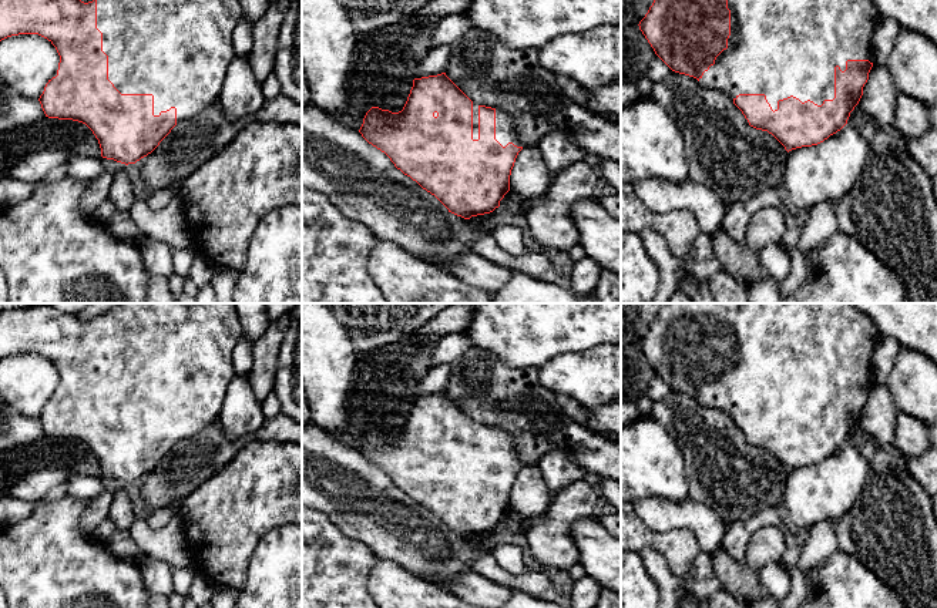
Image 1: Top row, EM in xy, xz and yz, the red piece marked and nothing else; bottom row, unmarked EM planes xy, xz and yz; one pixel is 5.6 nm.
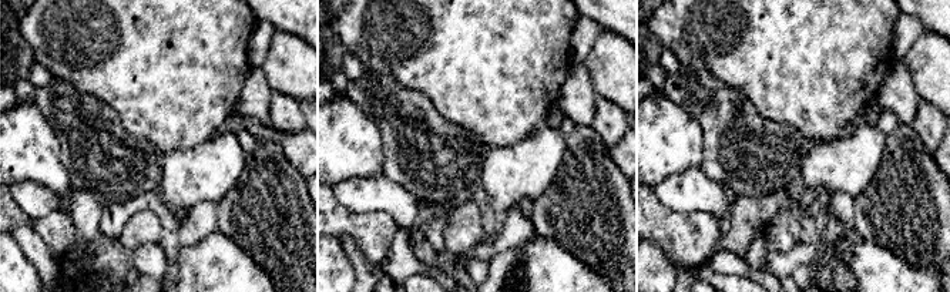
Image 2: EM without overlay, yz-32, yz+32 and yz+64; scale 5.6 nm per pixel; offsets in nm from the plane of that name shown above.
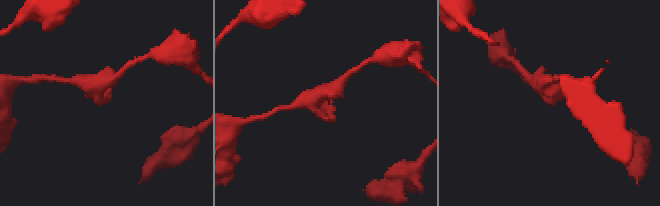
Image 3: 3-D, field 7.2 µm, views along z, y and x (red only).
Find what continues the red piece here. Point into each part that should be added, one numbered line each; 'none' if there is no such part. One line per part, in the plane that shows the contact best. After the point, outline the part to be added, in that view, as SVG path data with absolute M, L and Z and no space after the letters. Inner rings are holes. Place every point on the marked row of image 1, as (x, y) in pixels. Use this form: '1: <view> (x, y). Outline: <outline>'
1: yz (776, 47). Outline: M728 0L731 10L731 36L728 48L715 60L715 64L699 78L699 84L723 93L729 98L739 94L765 94L772 110L778 101L790 95L802 103L810 100L822 105L834 98L834 67L846 70L847 60L871 58L871 41L880 21L877 7L871 0Z

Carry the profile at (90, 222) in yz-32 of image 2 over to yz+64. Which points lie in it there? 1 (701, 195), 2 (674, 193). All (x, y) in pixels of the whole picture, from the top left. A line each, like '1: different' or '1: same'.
1: same
2: same

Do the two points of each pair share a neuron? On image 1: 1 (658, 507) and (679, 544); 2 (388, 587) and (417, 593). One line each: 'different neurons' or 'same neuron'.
1: different neurons
2: same neuron

